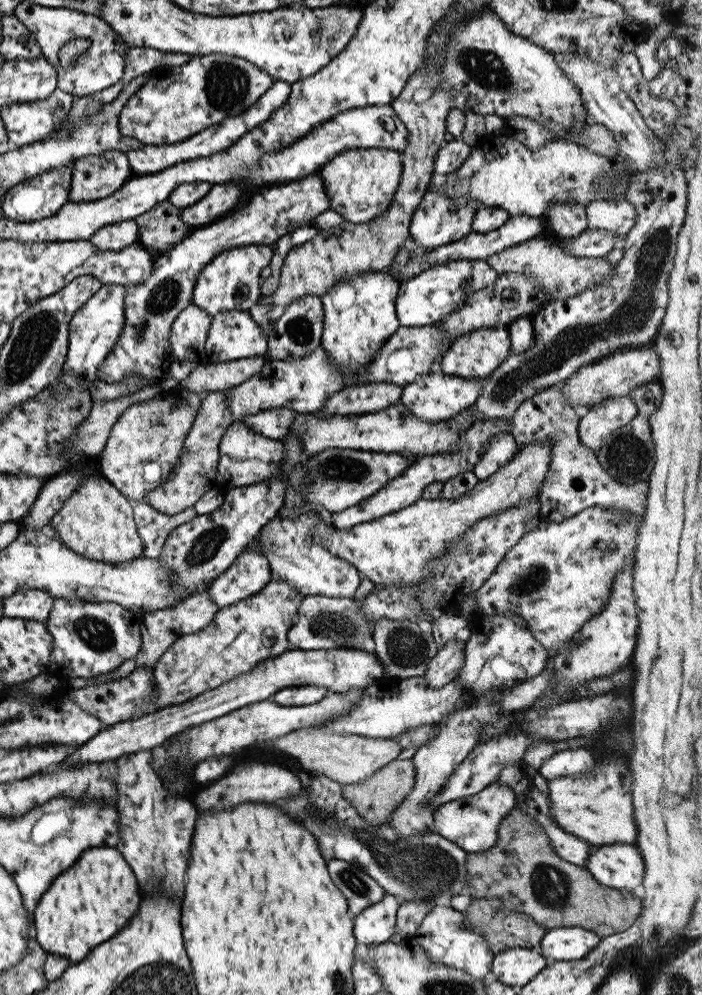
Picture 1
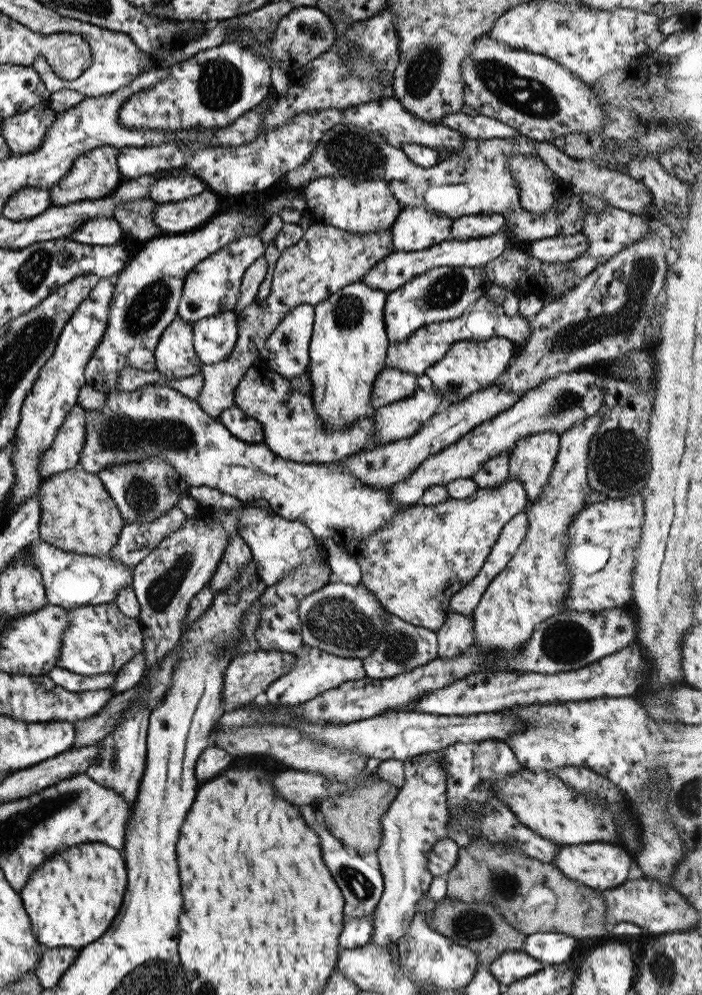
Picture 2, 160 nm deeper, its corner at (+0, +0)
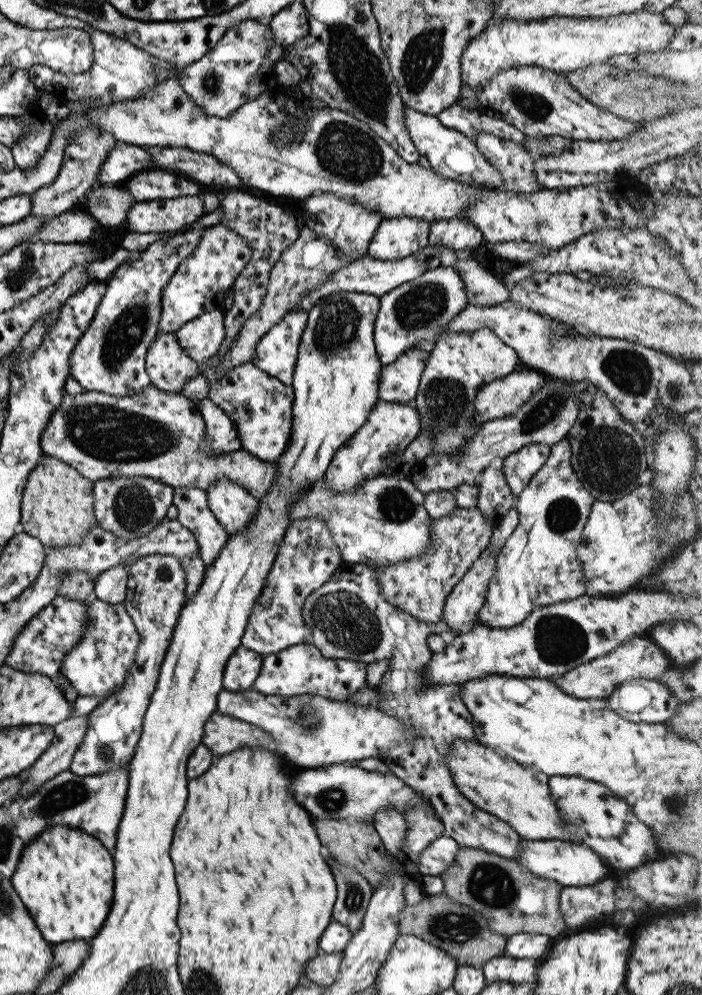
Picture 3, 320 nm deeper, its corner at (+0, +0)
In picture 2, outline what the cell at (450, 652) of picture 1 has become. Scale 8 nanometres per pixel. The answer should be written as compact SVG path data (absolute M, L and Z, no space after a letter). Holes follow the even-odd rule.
M447 612L445 622L435 633L437 657L450 659L459 656L474 642L473 620L465 615Z

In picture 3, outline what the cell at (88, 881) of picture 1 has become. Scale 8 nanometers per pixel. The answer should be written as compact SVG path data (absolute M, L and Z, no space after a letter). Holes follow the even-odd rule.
M49 825L41 830L41 834L39 834L35 840L25 843L25 848L21 850L21 856L19 856L19 862L17 862L17 866L15 866L15 870L9 879L14 892L20 899L20 902L24 904L24 907L27 909L29 916L33 919L37 930L47 942L55 944L70 940L83 939L87 941L97 934L97 931L101 928L101 925L109 912L109 907L111 906L113 900L113 869L112 855L109 855L109 852L103 848L102 844L95 838L92 838L89 834L85 834L84 832L79 832L79 830L65 828L65 826Z

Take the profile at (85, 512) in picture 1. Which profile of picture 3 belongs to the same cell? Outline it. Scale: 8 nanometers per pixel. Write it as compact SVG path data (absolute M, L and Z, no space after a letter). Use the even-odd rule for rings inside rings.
M41 455L21 492L18 530L36 538L46 549L78 543L89 529L97 527L92 507L93 483L67 463Z

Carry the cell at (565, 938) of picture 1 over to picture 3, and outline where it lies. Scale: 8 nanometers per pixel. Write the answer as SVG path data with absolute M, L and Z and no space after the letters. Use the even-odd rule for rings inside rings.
M518 932L506 936L503 956L515 959L532 959L539 962L547 958L546 952L551 943L549 936Z

